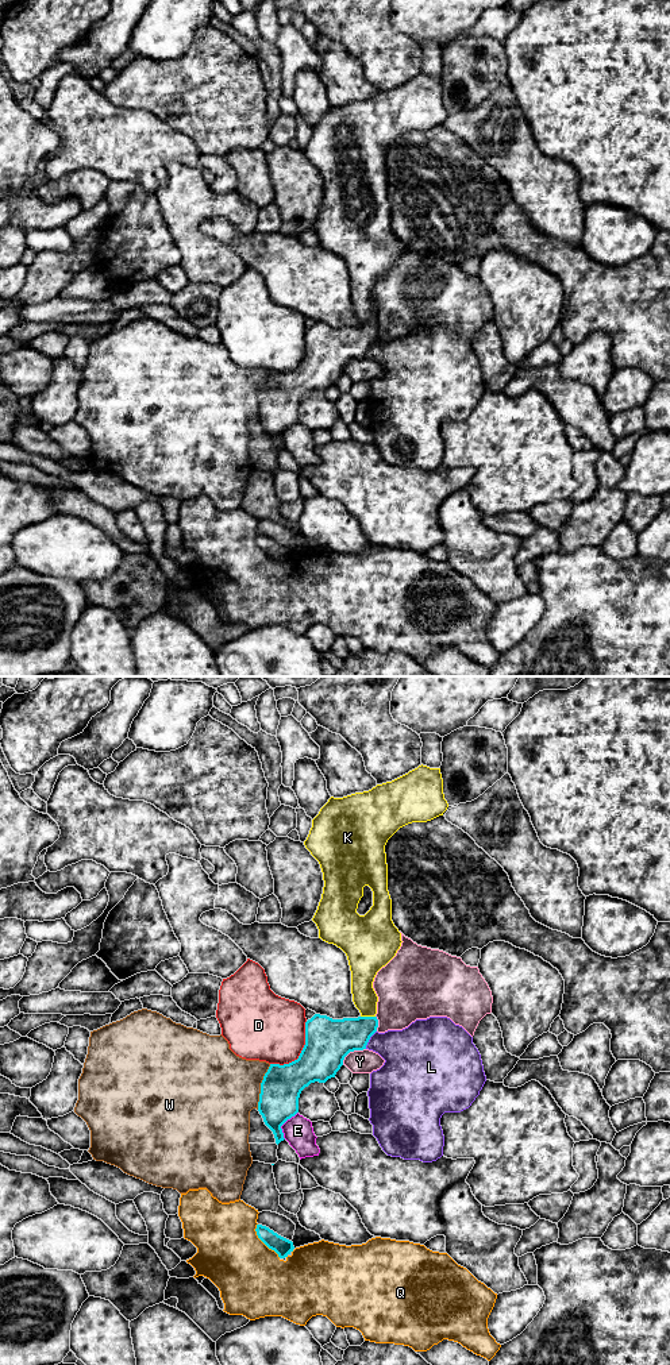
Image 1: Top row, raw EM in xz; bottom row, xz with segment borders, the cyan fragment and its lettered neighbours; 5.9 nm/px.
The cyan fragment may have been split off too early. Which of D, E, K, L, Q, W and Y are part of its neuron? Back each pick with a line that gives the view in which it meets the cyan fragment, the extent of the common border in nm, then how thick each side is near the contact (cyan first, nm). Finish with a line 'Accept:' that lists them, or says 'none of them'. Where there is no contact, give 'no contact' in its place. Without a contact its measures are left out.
K: contact in xz; length 90 nm; calibres 240 and 140 nm
Accept: K

